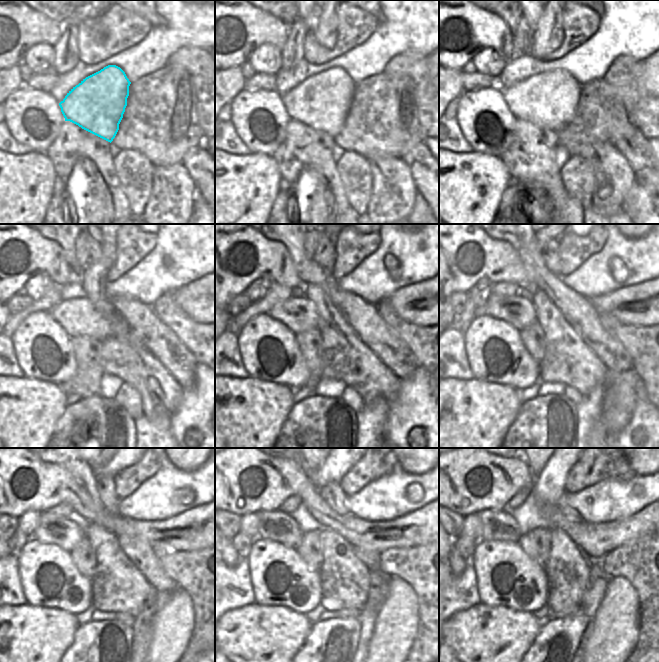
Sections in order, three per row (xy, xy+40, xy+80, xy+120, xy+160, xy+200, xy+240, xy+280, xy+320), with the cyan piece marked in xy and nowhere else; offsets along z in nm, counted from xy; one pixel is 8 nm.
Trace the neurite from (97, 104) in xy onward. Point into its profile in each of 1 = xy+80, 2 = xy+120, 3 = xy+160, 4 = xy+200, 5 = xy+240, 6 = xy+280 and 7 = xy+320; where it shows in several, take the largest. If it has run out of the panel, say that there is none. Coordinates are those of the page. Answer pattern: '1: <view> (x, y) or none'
1: xy+80 (549, 100)
2: xy+120 (79, 317)
3: xy+160 (299, 314)
4: xy+200 (519, 312)
5: xy+240 (60, 531)
6: xy+280 (277, 526)
7: xy+320 (497, 525)

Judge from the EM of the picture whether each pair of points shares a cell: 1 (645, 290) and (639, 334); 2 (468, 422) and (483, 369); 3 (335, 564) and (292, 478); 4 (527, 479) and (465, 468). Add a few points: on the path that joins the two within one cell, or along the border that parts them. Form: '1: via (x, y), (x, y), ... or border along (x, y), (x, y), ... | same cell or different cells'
1: border along (618, 320), (626, 324), (648, 327) | different cells
2: border along (473, 378), (497, 382), (503, 385) | different cells
3: border along (323, 528), (331, 528), (345, 538) | different cells
4: via (512, 480), (500, 478), (488, 466), (480, 464) | same cell

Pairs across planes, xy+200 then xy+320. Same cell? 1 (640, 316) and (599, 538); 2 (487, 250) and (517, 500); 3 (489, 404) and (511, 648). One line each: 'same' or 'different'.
1: same
2: different
3: same

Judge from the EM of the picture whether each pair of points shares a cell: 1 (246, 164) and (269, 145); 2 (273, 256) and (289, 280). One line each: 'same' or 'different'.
1: different
2: same

